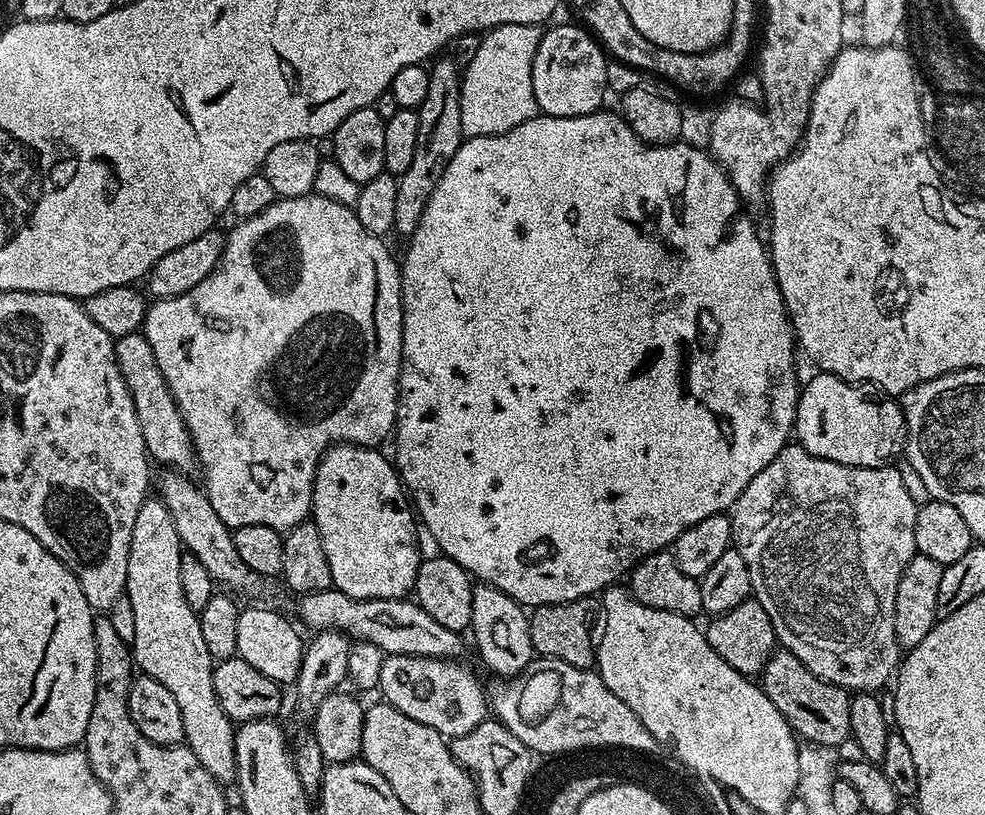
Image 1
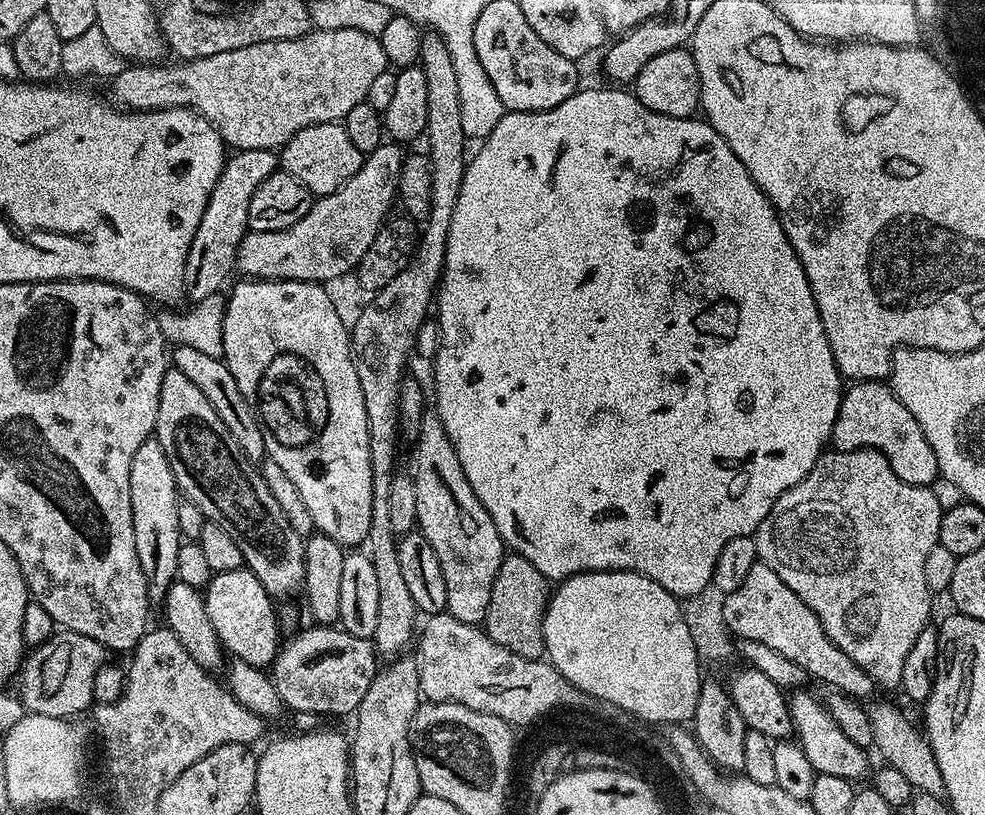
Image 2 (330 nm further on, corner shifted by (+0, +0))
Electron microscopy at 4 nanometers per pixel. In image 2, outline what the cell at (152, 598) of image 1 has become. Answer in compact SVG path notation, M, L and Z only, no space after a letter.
M149 438L138 446L134 462L130 462L130 506L134 514L134 546L138 550L138 562L148 579L148 598L152 602L163 601L168 586L176 579L178 550L182 543L178 526L178 489L174 470L170 470L170 458L155 438Z

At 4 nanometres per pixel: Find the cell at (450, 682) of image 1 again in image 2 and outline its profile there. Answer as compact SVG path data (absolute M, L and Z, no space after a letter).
M311 626L297 631L292 640L277 651L270 665L272 685L278 690L285 709L295 712L316 712L321 717L344 716L355 713L356 707L366 698L366 690L378 671L377 648L371 639L363 640L336 626Z

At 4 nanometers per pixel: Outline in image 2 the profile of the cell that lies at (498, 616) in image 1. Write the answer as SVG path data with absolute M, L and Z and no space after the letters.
M434 414L425 415L420 421L420 429L414 433L416 440L416 493L418 494L418 514L416 522L419 532L426 542L434 546L438 566L442 566L442 578L446 578L447 612L458 622L477 626L483 625L490 606L494 578L506 555L506 545L498 534L494 518L482 506L474 486L458 462L458 454Z

